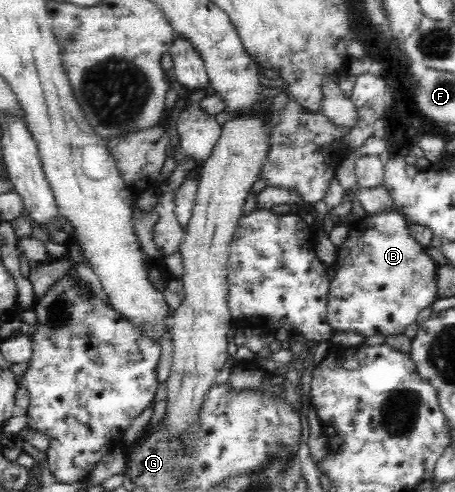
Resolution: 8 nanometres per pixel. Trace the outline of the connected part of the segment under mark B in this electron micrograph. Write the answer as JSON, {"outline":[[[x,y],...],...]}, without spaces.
{"outline":[[[395,211],[372,214],[349,225],[347,241],[337,253],[337,275],[330,284],[327,324],[333,331],[394,336],[403,334],[417,314],[437,299],[435,261],[409,235],[405,219]]]}

